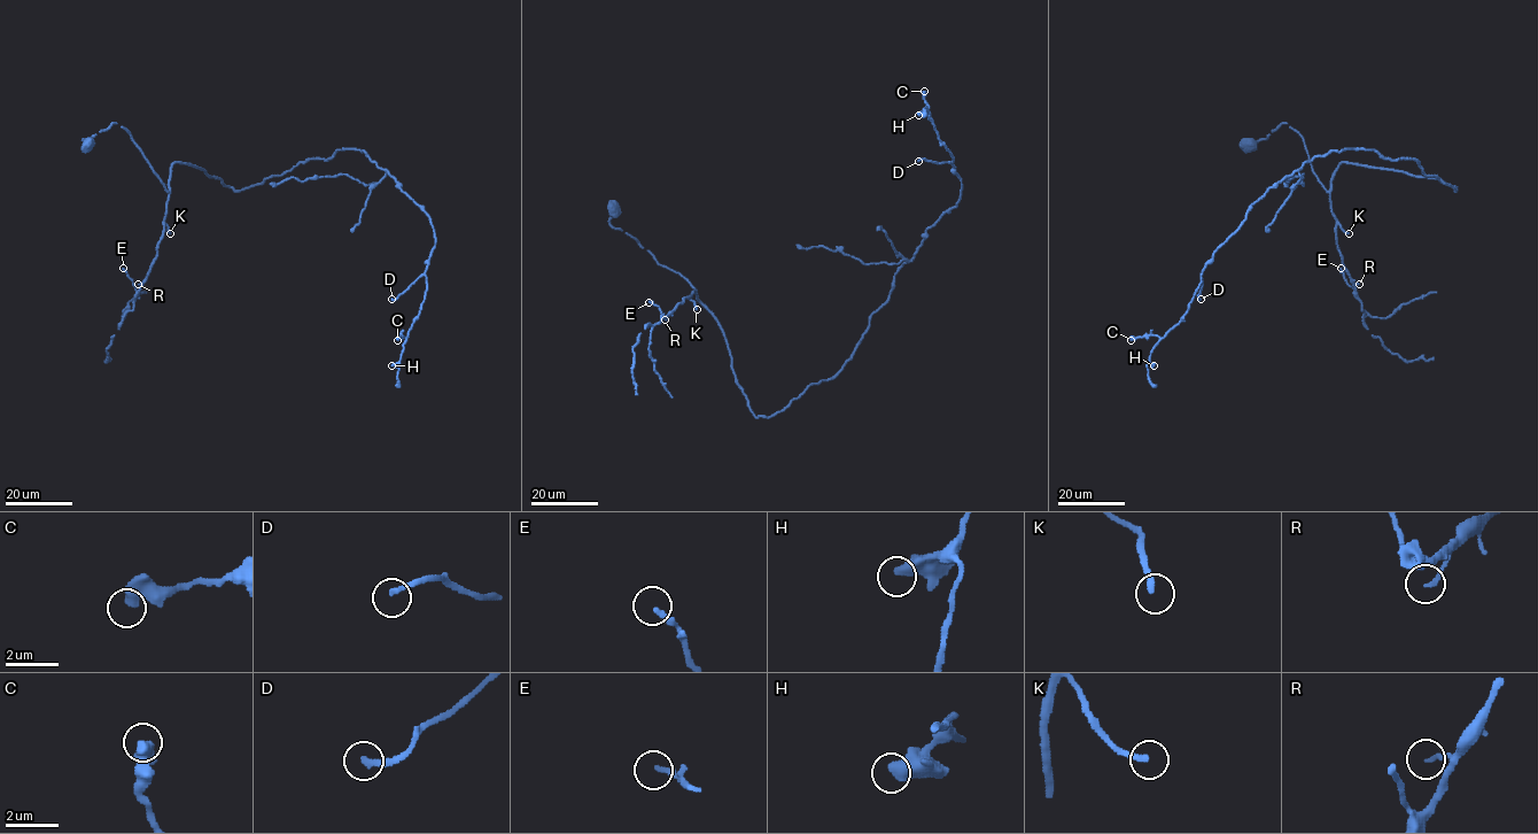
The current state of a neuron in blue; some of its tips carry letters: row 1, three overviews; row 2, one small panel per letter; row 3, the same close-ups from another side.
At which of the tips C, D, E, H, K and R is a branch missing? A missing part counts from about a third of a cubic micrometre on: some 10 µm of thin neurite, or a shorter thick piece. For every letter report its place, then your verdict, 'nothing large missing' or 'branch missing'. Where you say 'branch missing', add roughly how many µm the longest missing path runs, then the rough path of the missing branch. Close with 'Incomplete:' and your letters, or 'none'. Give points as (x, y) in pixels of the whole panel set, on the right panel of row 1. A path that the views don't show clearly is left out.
C: at (1131, 340); nothing large missing
D: at (1201, 299); branch missing; about 30 µm are missing
E: at (1341, 268); nothing large missing
H: at (1154, 365); nothing large missing
K: at (1349, 233); branch missing; about 30 µm are missing
R: at (1359, 284); nothing large missing
Incomplete: D, K

